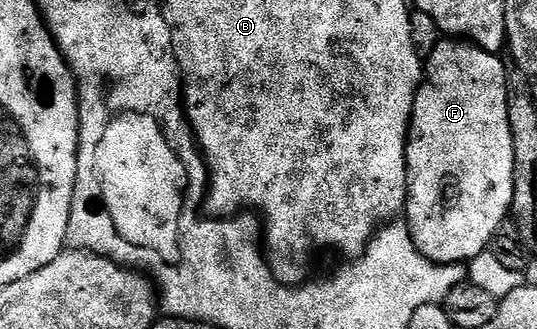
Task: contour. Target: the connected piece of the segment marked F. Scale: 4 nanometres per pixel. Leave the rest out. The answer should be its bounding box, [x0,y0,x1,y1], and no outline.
[407,42,517,264]

